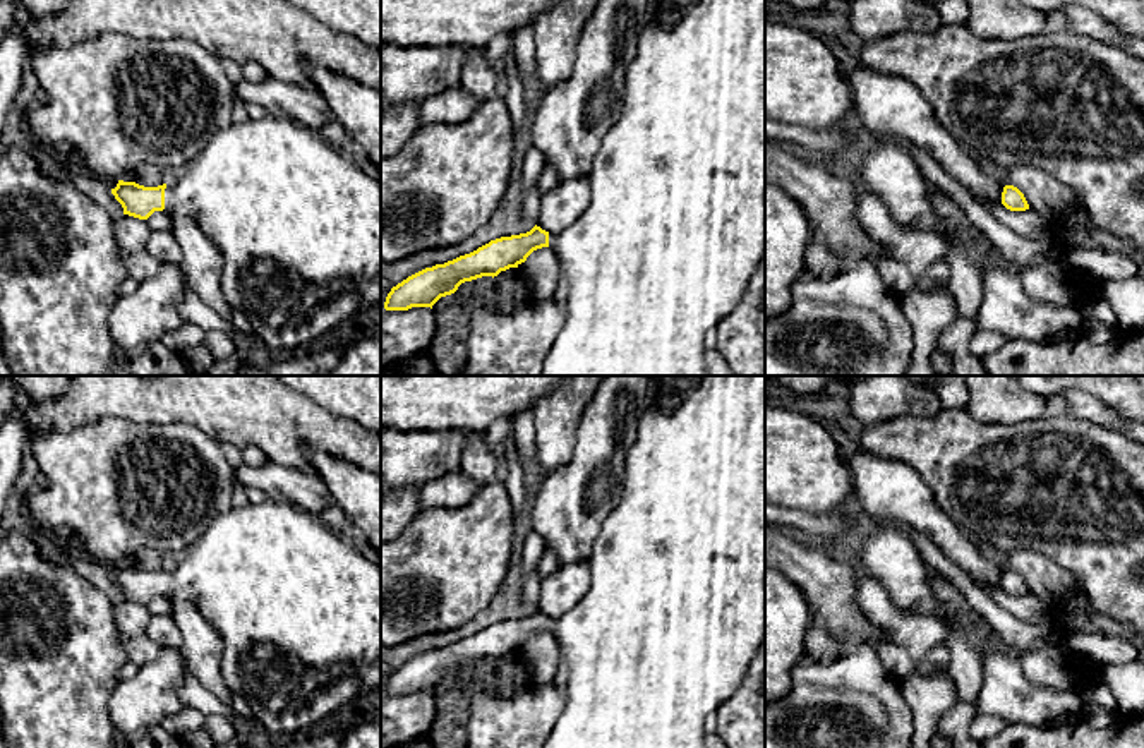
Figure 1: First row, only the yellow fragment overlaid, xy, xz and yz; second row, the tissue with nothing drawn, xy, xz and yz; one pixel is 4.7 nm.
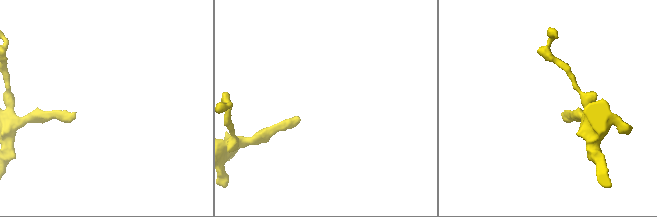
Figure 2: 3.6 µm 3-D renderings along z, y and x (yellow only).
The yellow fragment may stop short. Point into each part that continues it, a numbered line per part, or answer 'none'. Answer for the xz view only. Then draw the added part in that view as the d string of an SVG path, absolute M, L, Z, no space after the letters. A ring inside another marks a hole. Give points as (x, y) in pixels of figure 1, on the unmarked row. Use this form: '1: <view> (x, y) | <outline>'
1: xz (674, 615) | M648 376L648 403L638 424L638 436L624 456L624 480L619 504L607 515L587 561L592 583L581 600L561 618L549 618L549 631L559 640L568 664L566 705L544 748L705 748L717 709L739 688L765 640L765 376Z

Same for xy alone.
1: xy (297, 608) | M285 499L238 501L214 518L165 573L165 597L192 602L223 642L221 676L250 707L259 734L269 741L304 738L362 691L367 669L381 657L381 568L317 515Z

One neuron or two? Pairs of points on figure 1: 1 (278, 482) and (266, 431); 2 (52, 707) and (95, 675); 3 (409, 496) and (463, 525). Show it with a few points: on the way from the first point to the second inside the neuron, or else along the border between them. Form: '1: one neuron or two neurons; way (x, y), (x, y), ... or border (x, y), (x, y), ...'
1: two neurons; border (268, 458), (313, 472)
2: one neuron; way (62, 697), (84, 675)
3: two neurons; border (419, 513), (398, 536)

